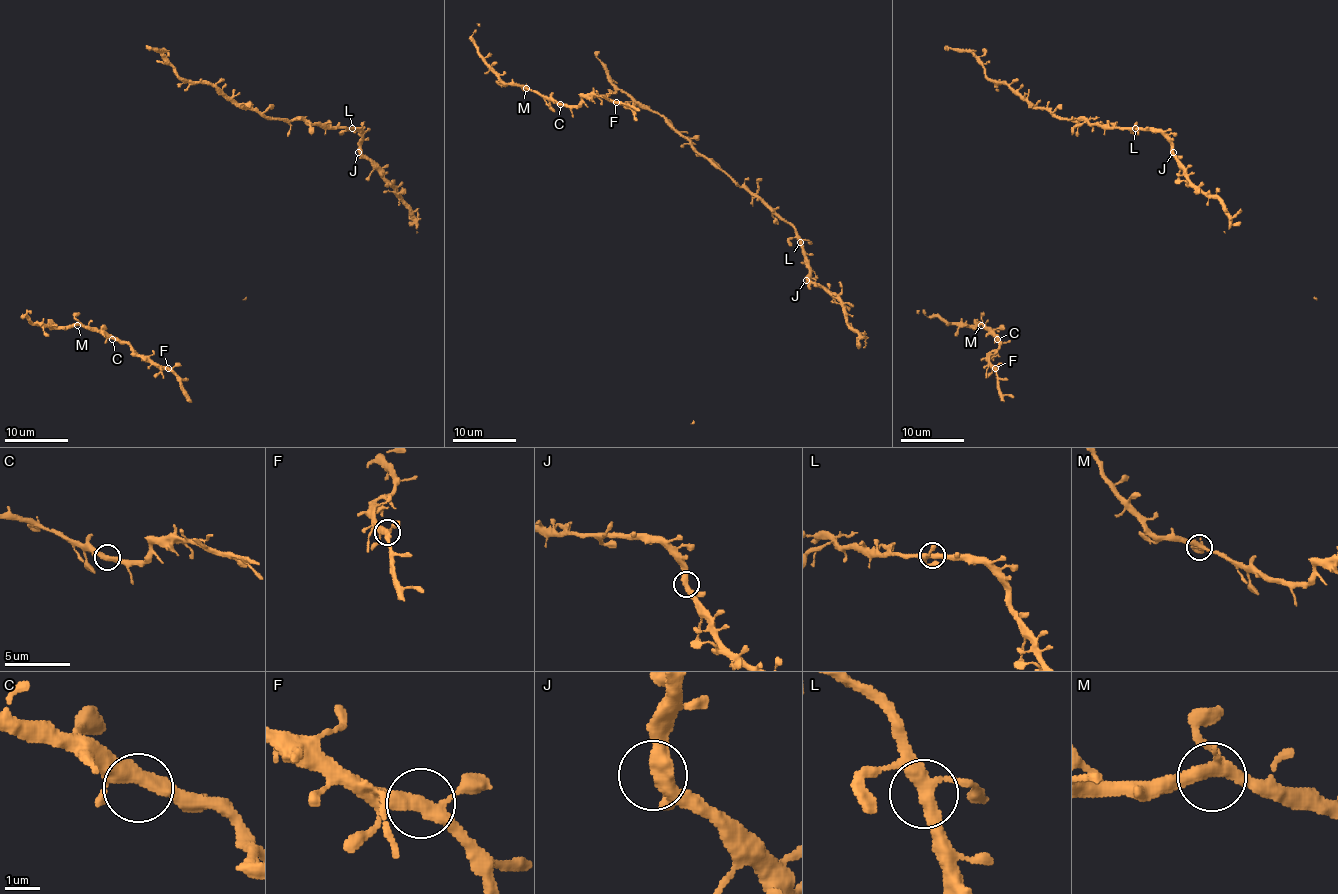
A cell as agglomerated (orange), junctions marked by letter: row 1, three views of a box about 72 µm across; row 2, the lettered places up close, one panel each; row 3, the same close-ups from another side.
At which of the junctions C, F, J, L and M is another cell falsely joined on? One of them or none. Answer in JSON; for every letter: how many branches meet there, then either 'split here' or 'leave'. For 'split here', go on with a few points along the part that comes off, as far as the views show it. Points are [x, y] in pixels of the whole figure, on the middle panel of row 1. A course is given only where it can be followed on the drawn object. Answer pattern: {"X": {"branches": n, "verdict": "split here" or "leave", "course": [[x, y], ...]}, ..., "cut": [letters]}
{"C": {"branches": 3, "verdict": "leave"}, "F": {"branches": 3, "verdict": "leave"}, "J": {"branches": 3, "verdict": "leave"}, "L": {"branches": 3, "verdict": "leave"}, "M": {"branches": 3, "verdict": "leave"}, "cut": []}

